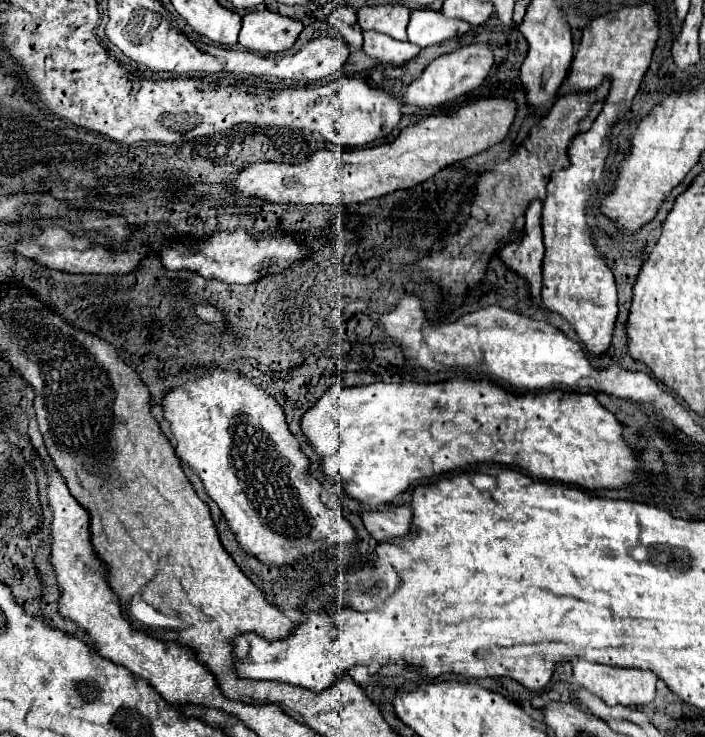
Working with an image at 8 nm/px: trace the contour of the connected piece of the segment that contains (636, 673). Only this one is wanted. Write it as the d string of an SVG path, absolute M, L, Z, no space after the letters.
M576 660L574 662L574 678L580 686L588 688L596 696L600 696L606 704L624 704L624 706L640 706L640 704L650 704L654 700L654 684L656 684L656 674L650 670L640 670L640 668L616 668L608 664L598 664L598 662L588 662L588 660Z

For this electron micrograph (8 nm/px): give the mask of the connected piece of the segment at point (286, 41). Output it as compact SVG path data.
M270 10L250 12L242 18L242 30L238 36L240 46L252 52L276 54L294 46L302 32L302 22L274 14Z

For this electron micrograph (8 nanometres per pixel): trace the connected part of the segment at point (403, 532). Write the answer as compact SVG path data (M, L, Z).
M404 506L388 510L370 510L362 514L362 522L370 536L374 536L378 542L386 542L408 536L412 524L412 512Z

